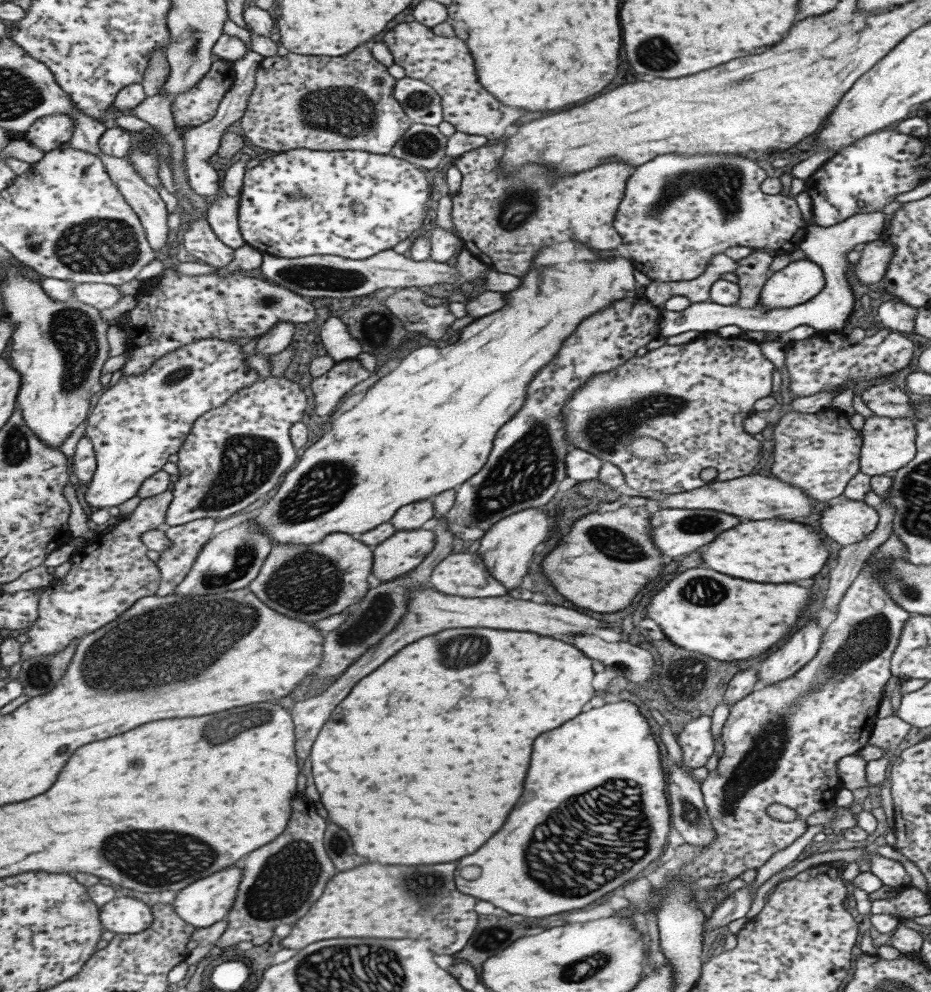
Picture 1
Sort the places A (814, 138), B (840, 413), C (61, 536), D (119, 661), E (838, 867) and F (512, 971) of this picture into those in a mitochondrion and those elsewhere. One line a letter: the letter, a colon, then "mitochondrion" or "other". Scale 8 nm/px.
A: other
B: other
C: other
D: mitochondrion
E: other
F: other

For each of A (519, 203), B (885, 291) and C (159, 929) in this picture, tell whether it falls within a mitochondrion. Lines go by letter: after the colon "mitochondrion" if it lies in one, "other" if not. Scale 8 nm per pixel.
A: mitochondrion
B: other
C: other

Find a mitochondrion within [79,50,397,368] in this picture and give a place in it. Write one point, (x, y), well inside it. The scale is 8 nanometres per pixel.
(345, 112)

